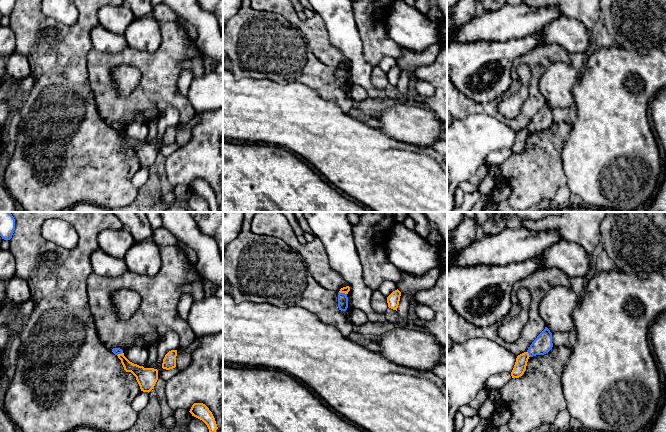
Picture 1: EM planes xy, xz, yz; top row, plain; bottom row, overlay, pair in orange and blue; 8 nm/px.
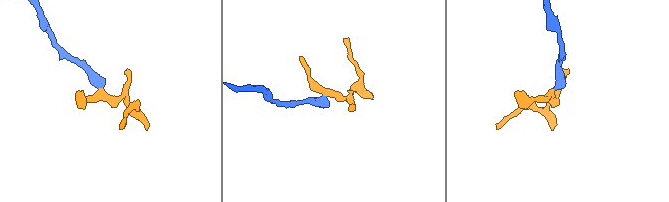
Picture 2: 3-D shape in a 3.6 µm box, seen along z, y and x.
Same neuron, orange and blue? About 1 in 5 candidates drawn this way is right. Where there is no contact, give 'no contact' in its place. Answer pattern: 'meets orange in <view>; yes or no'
meets orange in xz; no

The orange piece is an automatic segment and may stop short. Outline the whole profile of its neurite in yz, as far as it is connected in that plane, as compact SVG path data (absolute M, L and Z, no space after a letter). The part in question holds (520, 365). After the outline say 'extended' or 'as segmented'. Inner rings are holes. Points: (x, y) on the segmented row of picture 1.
M524 352L517 356L514 368L511 372L512 378L519 378L524 374L529 357L528 352Z; as segmented

